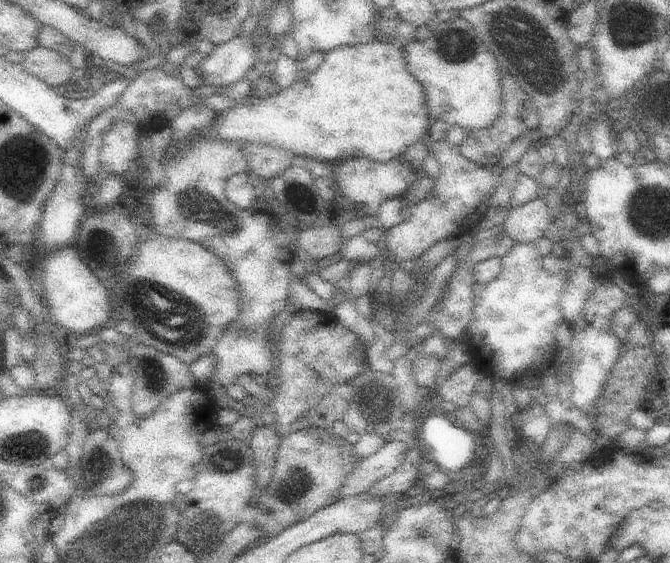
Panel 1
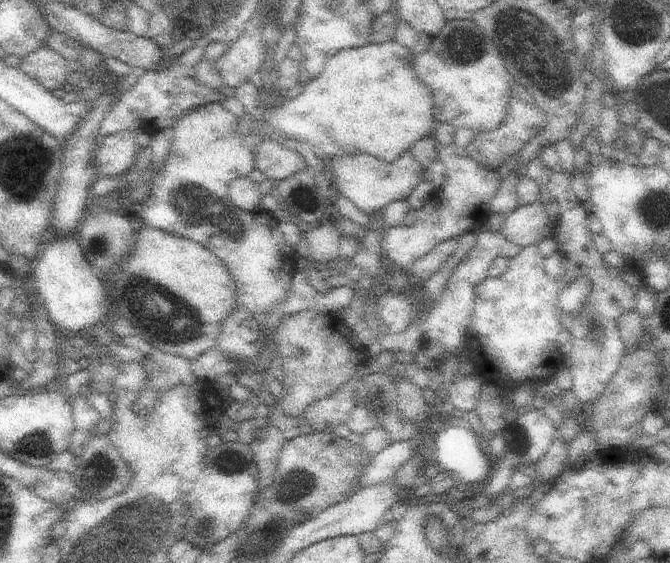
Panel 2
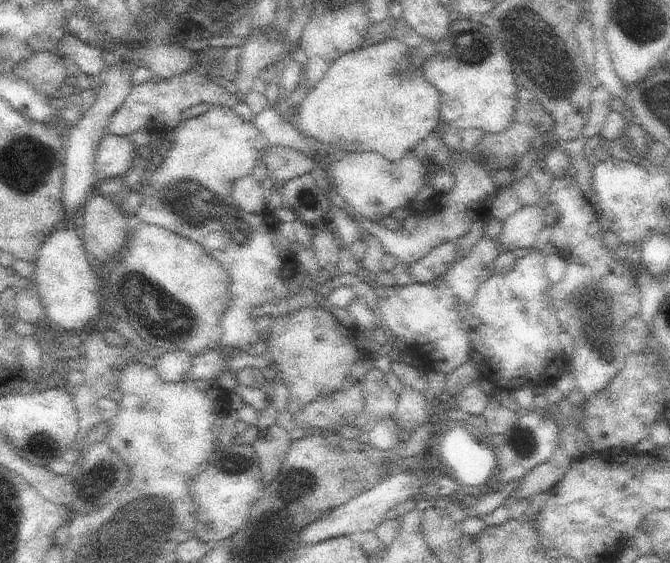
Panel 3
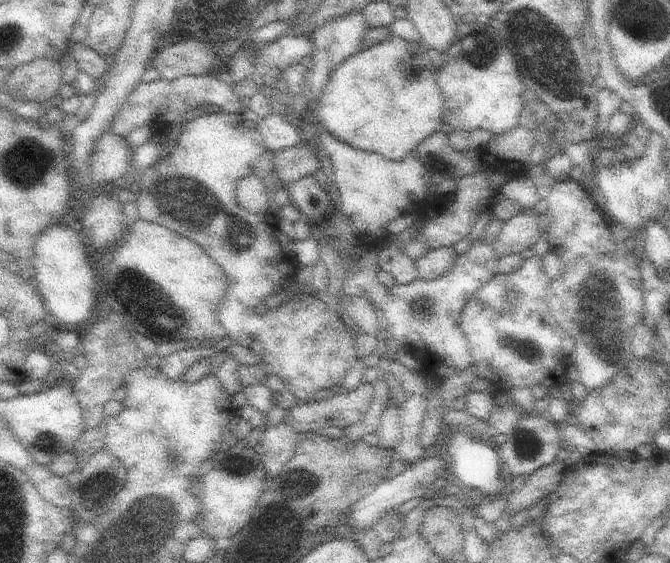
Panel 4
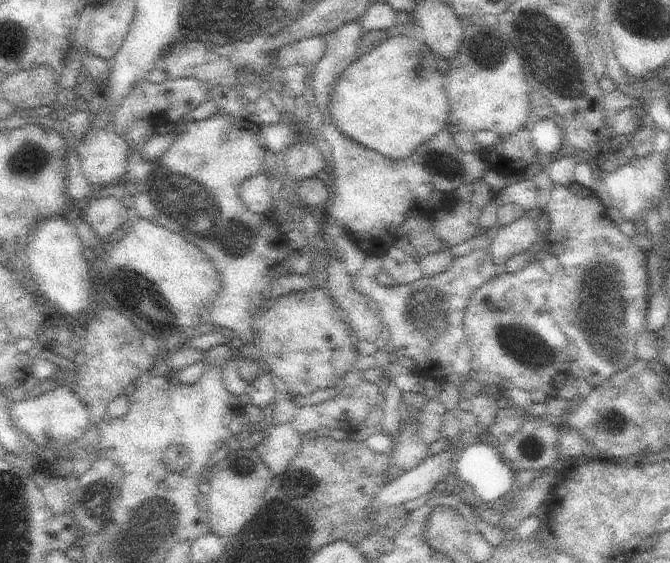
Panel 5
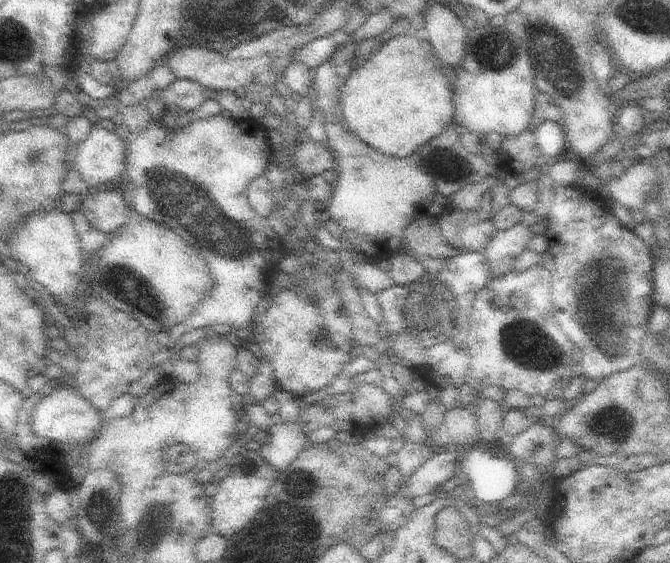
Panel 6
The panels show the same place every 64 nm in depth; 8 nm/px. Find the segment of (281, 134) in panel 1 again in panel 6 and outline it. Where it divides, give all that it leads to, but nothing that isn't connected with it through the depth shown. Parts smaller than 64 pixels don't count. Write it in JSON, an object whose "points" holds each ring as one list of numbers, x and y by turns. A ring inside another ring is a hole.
{"points":[[395,36,367,64,355,68,343,84,341,112,345,124,385,156,407,158,453,126,455,98,447,80,451,82,451,72,427,38]]}

